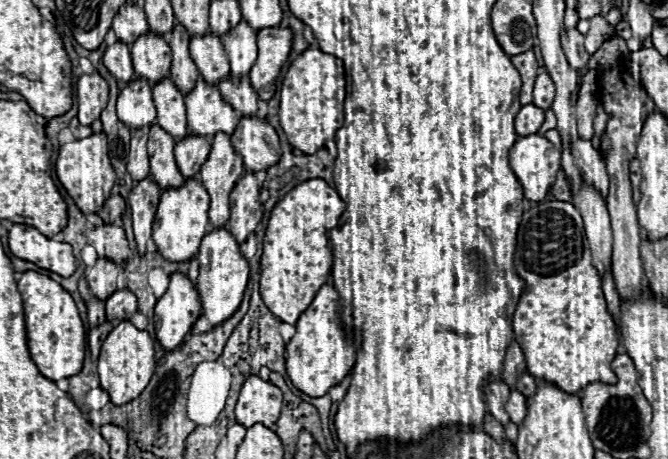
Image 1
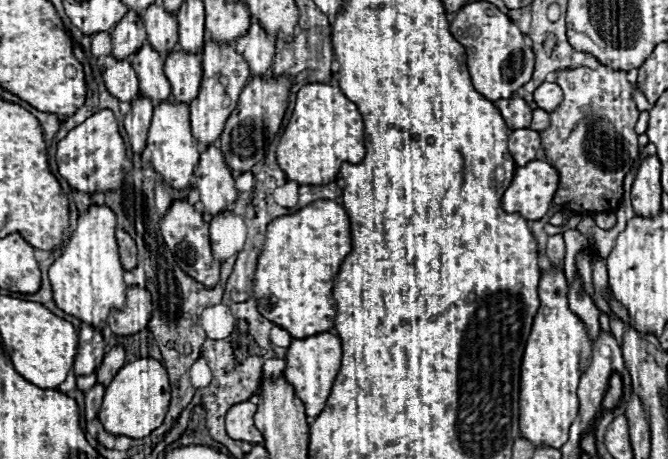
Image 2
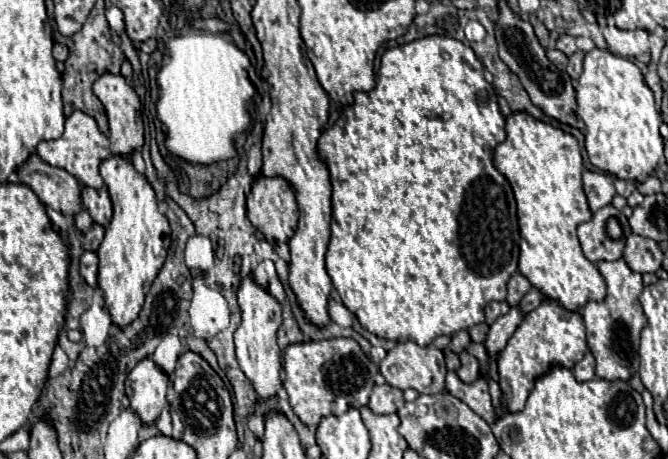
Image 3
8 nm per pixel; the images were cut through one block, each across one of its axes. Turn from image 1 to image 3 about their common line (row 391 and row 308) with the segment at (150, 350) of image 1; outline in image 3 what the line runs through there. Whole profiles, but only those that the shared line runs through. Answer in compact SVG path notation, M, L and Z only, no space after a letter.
M110 156L100 164L100 176L104 178L112 198L114 216L98 248L98 288L104 294L104 308L108 310L112 324L124 330L140 316L146 292L166 260L170 246L170 224L166 216L158 212L152 186L134 170L130 160Z

